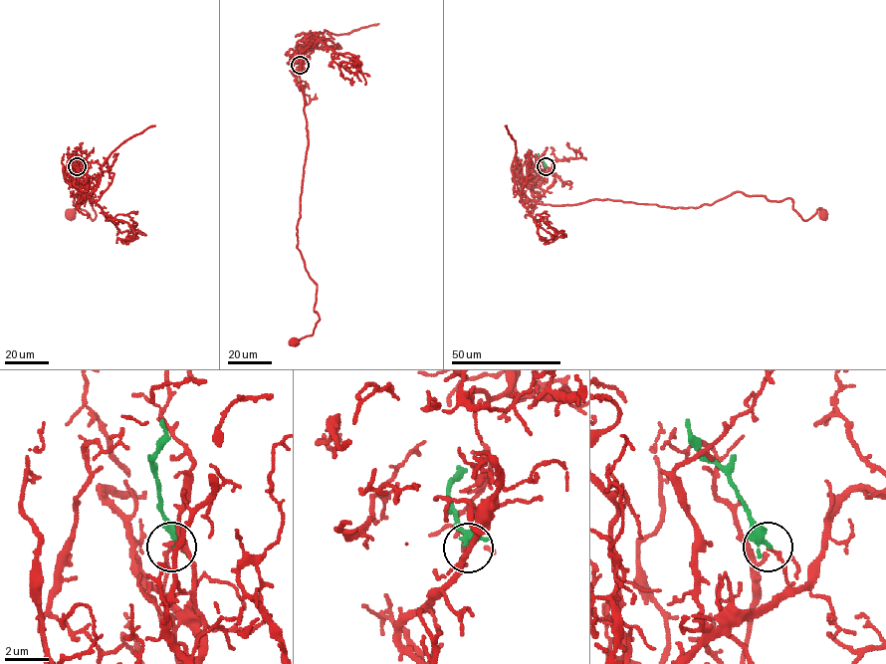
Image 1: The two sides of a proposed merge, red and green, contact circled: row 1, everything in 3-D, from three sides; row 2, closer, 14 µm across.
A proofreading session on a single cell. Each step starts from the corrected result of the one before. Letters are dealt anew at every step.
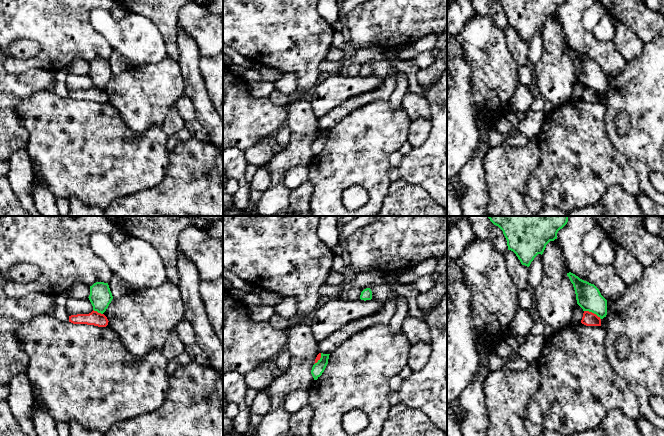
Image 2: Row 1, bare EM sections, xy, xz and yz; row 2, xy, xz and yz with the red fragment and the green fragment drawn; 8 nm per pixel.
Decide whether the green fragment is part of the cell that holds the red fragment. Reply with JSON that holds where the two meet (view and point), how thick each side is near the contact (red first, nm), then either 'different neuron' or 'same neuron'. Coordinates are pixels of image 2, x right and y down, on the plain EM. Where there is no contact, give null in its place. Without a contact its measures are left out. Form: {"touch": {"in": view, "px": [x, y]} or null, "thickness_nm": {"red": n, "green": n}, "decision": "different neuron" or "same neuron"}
{"touch": {"in": "yz", "px": [591, 88]}, "thickness_nm": {"red": 110, "green": 200}, "decision": "different neuron"}

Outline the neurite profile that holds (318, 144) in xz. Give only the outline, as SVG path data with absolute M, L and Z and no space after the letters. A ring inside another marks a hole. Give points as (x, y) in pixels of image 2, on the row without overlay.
M321 129L321 134L318 136L317 139L315 139L312 143L311 150L314 154L314 156L317 156L322 149L324 148L329 135L330 130L323 130Z

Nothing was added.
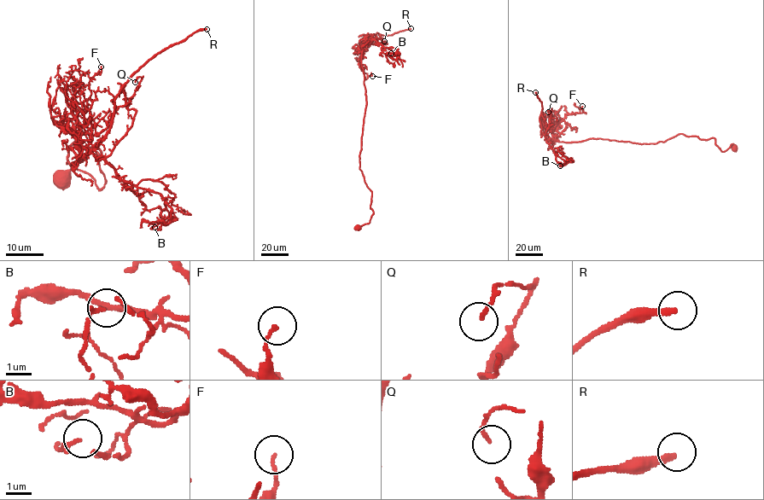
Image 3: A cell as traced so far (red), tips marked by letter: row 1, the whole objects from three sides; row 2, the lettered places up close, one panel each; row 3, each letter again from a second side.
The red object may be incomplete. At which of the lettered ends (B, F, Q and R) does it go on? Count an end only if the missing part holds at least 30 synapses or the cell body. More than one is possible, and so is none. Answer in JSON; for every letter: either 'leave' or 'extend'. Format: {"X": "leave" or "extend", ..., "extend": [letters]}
{"B": "leave", "F": "leave", "Q": "leave", "R": "extend", "extend": ["R"]}

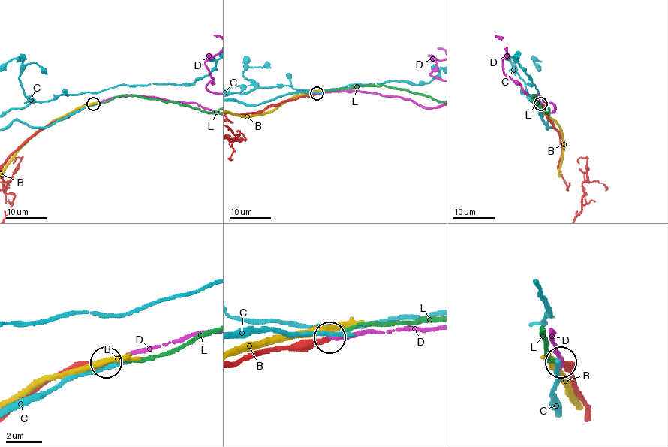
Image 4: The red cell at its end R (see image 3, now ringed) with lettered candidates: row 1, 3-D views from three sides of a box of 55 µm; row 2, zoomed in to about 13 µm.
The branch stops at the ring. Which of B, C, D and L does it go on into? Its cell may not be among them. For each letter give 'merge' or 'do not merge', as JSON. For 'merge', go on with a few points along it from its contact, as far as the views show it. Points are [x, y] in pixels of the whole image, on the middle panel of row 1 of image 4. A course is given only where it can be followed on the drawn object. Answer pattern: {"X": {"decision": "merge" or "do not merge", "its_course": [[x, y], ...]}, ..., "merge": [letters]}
{"B": {"decision": "do not merge"}, "C": {"decision": "do not merge"}, "D": {"decision": "do not merge"}, "L": {"decision": "merge"}, "merge": ["L"]}

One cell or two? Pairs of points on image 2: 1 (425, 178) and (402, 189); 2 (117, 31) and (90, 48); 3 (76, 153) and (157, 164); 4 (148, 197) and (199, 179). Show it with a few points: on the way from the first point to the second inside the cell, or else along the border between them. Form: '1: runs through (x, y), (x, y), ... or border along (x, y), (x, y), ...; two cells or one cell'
1: border along (399, 179), (420, 185), (432, 199); two cells
2: border along (90, 19), (90, 23), (113, 49); two cells
3: runs through (96, 158), (114, 163), (137, 163); one cell
4: runs through (161, 197), (181, 197), (186, 192); one cell

